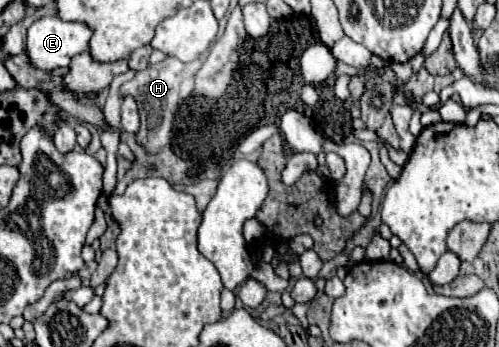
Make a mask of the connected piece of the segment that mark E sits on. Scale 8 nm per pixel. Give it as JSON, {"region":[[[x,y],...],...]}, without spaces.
{"region":[[[42,17],[28,29],[26,55],[30,65],[42,71],[68,67],[70,57],[88,49],[90,29],[82,23],[62,21],[60,17]]]}

